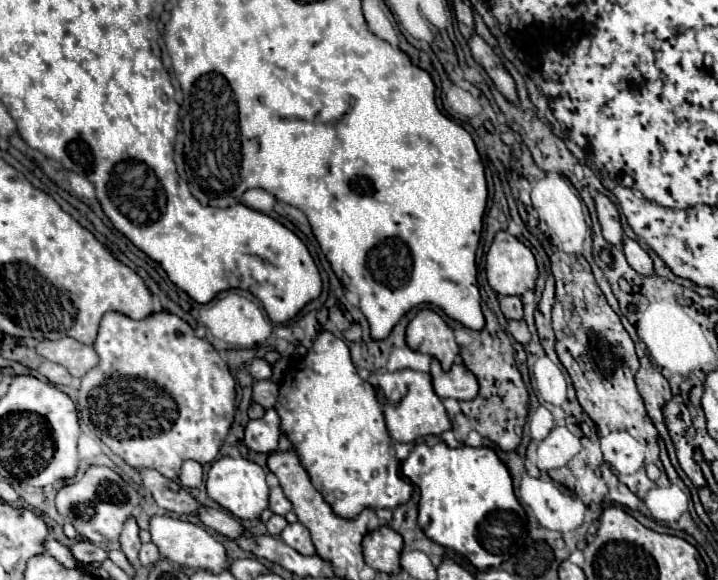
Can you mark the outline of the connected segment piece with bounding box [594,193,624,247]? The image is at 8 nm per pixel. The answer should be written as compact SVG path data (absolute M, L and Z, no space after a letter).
M596 193L594 195L594 203L596 203L596 213L598 213L598 221L602 225L602 235L606 241L610 241L612 245L620 247L622 245L622 227L620 227L620 219L618 219L618 209L614 207L614 203L602 195L602 193Z

